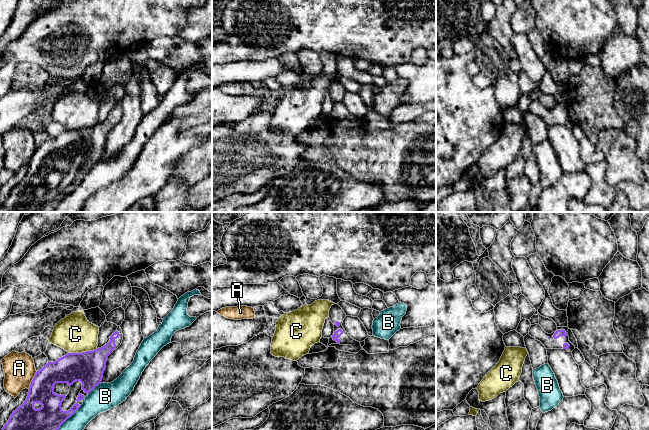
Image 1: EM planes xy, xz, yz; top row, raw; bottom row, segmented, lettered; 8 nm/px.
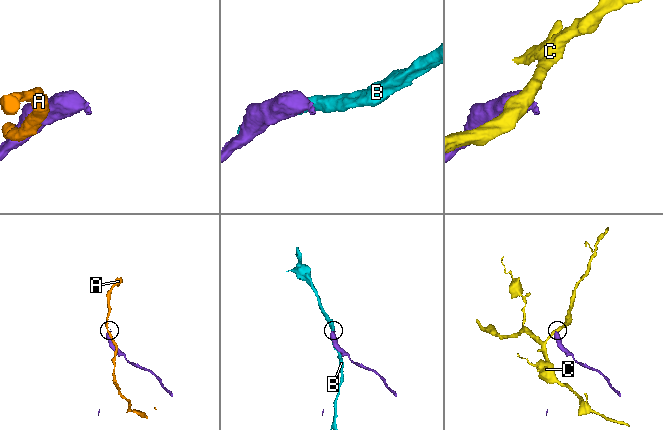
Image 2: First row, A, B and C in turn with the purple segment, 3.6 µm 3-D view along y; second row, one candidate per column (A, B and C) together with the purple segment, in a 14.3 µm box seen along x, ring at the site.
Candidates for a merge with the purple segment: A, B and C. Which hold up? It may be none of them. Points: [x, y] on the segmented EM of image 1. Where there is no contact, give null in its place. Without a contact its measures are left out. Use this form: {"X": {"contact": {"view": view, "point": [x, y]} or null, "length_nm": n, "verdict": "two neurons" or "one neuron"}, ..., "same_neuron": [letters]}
{"A": {"contact": {"view": "xy", "point": [32, 380]}, "length_nm": 160, "verdict": "two neurons"}, "B": {"contact": {"view": "xy", "point": [69, 417]}, "length_nm": 280, "verdict": "two neurons"}, "C": {"contact": {"view": "xy", "point": [83, 352]}, "length_nm": 240, "verdict": "two neurons"}, "same_neuron": []}

